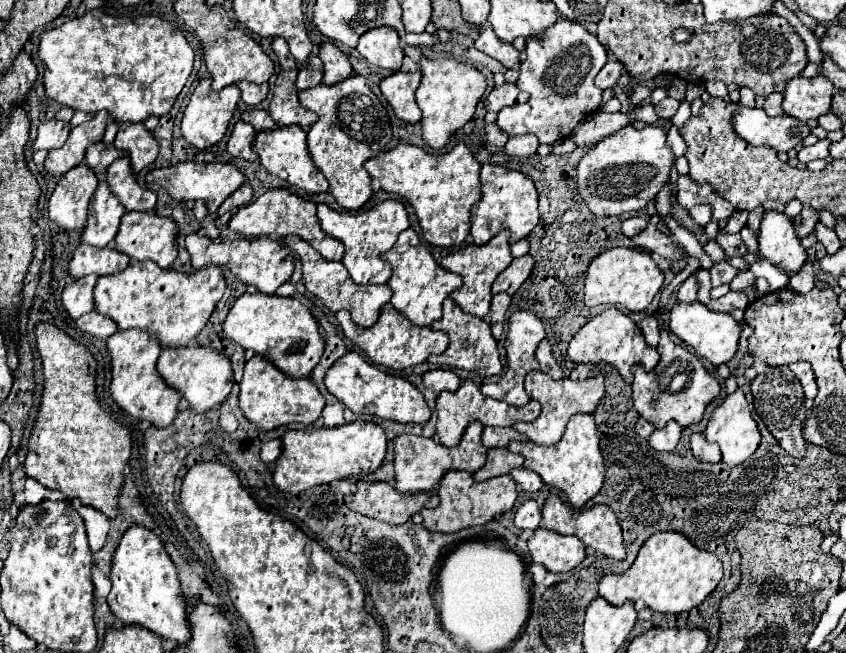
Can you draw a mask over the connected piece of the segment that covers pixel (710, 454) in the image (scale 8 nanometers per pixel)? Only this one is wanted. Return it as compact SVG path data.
M692 434L690 436L690 448L696 460L700 462L708 462L708 464L718 464L722 460L720 448L716 444L706 442L704 434Z

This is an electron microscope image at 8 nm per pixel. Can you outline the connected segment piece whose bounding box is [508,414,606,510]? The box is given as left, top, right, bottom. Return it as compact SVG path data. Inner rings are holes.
M576 414L568 420L566 432L560 442L554 446L538 446L534 442L510 442L508 444L510 452L522 454L524 456L524 466L536 474L548 484L558 490L562 490L568 496L568 502L578 510L582 508L590 498L598 494L604 482L606 466L604 458L600 452L600 436L596 430L596 422L590 414Z

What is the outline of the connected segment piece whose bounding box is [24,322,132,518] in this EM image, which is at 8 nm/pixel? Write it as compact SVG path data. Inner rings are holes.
M46 322L36 326L36 346L42 356L46 386L24 470L42 486L60 490L70 498L78 498L84 506L92 506L104 516L116 518L124 468L132 454L130 432L112 420L98 404L96 360L86 346Z

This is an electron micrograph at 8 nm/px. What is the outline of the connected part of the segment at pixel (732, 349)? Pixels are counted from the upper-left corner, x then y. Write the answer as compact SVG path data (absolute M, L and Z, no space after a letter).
M678 302L670 312L670 332L678 340L688 344L692 350L696 350L698 356L706 358L714 368L718 368L720 364L726 364L736 356L742 326L730 314L712 312L700 302L694 302L694 304L680 304Z

